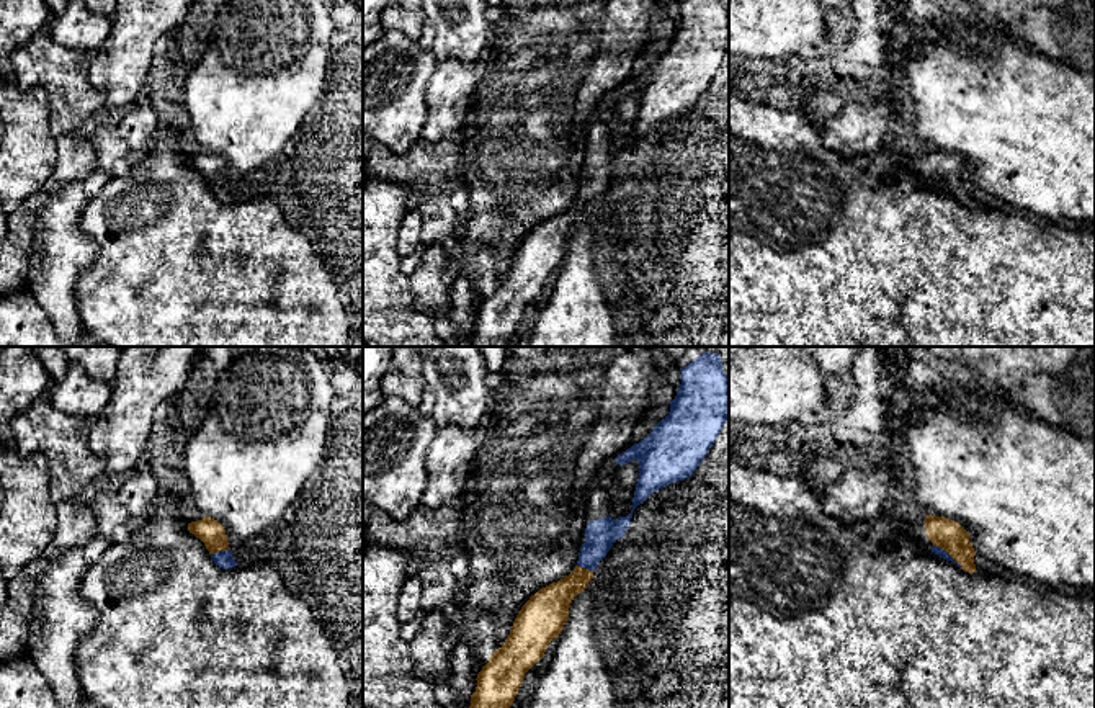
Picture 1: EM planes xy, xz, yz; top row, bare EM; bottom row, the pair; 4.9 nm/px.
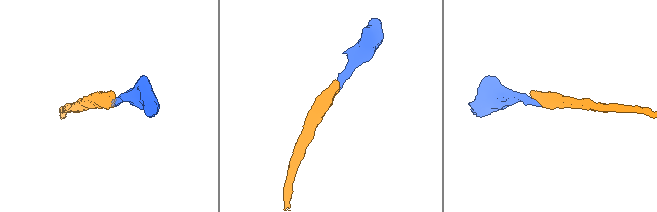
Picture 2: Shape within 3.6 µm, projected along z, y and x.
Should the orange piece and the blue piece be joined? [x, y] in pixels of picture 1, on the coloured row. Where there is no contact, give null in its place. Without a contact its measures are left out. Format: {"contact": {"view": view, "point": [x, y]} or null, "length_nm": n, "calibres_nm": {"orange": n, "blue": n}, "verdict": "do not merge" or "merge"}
{"contact": {"view": "yz", "point": [948, 553]}, "length_nm": 180, "calibres_nm": {"orange": 150, "blue": 50}, "verdict": "merge"}

